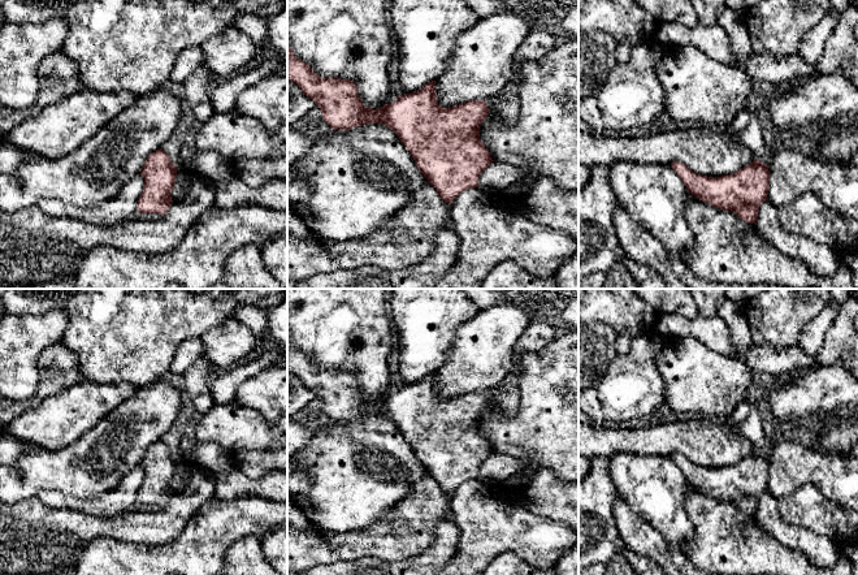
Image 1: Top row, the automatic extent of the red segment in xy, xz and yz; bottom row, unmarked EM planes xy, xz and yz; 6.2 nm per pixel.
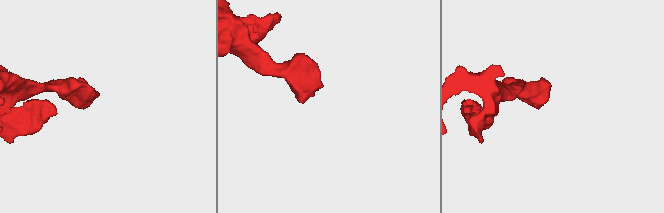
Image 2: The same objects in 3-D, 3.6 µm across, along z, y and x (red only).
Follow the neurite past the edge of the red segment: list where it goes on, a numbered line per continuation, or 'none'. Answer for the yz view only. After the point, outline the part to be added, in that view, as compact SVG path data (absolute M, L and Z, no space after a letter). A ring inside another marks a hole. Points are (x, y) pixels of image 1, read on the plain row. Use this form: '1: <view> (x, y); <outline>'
none

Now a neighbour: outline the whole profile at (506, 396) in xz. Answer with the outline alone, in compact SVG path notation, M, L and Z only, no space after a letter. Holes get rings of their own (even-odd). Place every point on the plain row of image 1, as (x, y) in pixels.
M519 369L514 371L498 385L485 390L489 402L512 416L519 411L520 393L517 389Z

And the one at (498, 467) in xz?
M493 453L478 470L478 479L488 484L500 485L506 479L517 474L528 463L524 459Z

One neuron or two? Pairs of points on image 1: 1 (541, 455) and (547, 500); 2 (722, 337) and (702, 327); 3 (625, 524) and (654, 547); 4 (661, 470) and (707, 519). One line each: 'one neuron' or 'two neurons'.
1: two neurons
2: one neuron
3: one neuron
4: two neurons

